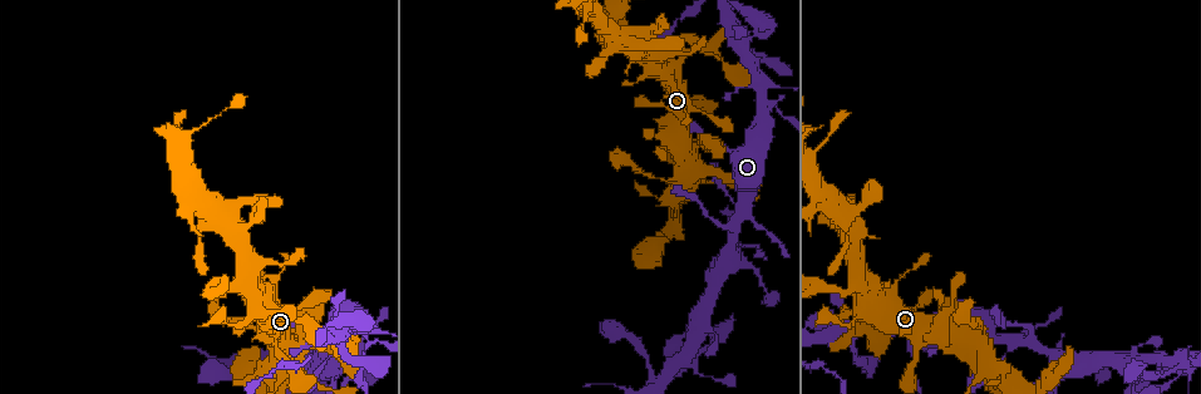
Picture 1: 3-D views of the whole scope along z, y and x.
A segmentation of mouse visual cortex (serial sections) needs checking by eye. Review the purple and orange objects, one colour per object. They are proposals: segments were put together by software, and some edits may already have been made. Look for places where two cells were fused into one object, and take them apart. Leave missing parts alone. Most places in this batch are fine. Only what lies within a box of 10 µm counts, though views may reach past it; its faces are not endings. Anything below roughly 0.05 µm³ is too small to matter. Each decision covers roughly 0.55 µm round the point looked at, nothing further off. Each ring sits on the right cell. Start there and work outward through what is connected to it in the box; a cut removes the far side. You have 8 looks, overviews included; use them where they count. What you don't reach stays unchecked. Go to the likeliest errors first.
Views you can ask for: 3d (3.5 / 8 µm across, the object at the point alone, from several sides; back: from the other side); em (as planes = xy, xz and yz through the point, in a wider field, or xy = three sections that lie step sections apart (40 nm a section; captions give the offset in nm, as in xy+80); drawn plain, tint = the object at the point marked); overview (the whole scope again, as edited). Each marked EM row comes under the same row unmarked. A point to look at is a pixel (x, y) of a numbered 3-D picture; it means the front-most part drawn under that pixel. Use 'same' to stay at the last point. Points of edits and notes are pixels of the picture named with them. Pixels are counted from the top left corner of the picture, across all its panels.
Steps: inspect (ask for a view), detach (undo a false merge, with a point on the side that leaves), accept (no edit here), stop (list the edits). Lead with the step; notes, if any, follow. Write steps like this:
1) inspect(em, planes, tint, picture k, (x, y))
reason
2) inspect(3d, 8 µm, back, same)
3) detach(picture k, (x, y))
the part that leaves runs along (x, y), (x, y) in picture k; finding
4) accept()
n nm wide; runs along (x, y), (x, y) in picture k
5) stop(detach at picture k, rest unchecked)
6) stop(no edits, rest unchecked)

inspect(3d, 3.5 µm, picture 1, (362, 368))
thin neck

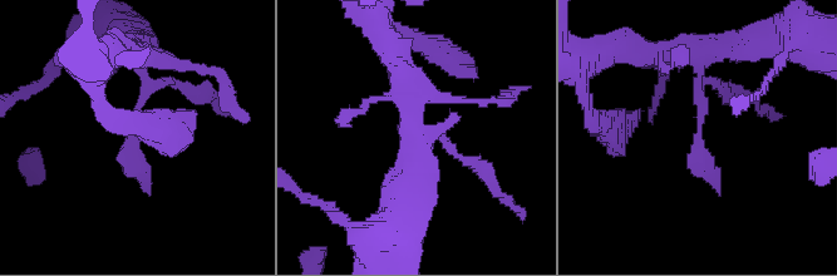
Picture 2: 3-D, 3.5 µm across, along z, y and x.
inspect(em, xy, step 1, tint, picture 2, (702, 129))
arms of 200, 200 nm

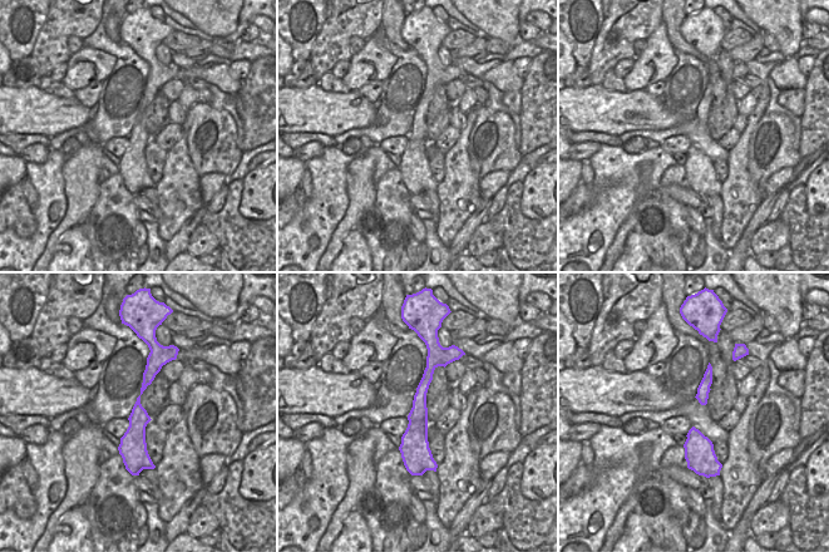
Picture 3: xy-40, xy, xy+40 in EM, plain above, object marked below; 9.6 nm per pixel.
accept()
240 nm wide; runs along (149, 360), (149, 374), (138, 398), (129, 467) in picture 3; all the same cell

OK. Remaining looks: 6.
inspect(3d, 3.5 µm, picture 1, (739, 222))

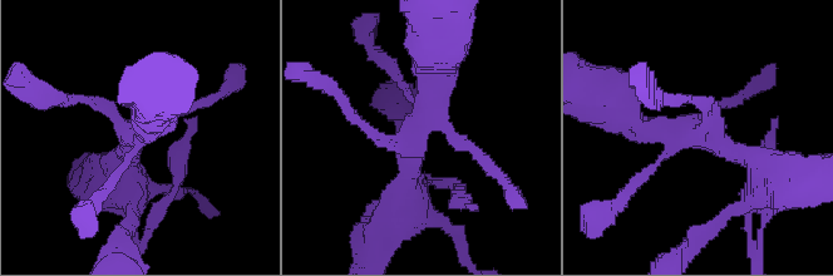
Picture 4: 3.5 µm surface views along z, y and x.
inspect(em, xy, step 3, tint, picture 4, (135, 137))
now the EM

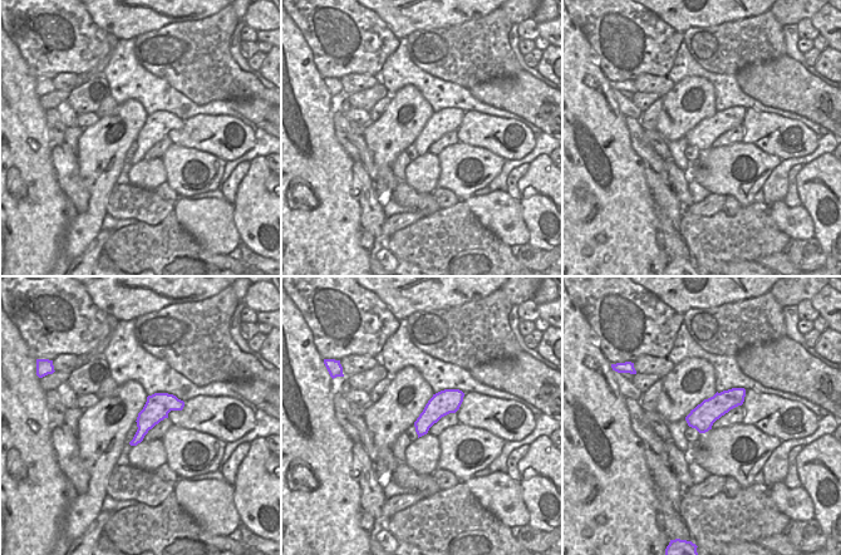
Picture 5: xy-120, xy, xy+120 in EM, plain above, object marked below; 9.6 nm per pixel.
accept()
runs along (626, 116), (768, 173) in picture 4; all the same cell

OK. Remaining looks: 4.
inspect(3d, 3.5 µm, picture 1, (860, 286))
branch point

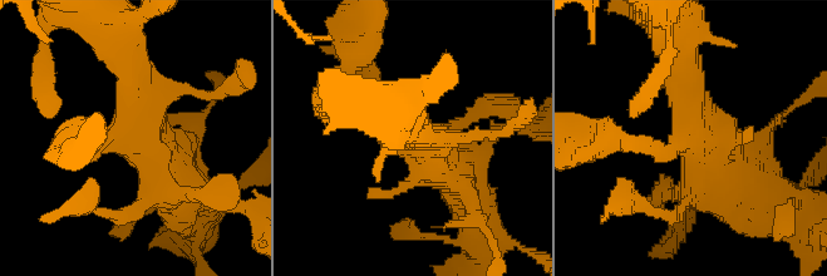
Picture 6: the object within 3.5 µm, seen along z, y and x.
inspect(em, xy, step 2, tint, picture 6, (122, 138))
shape alone is not enough

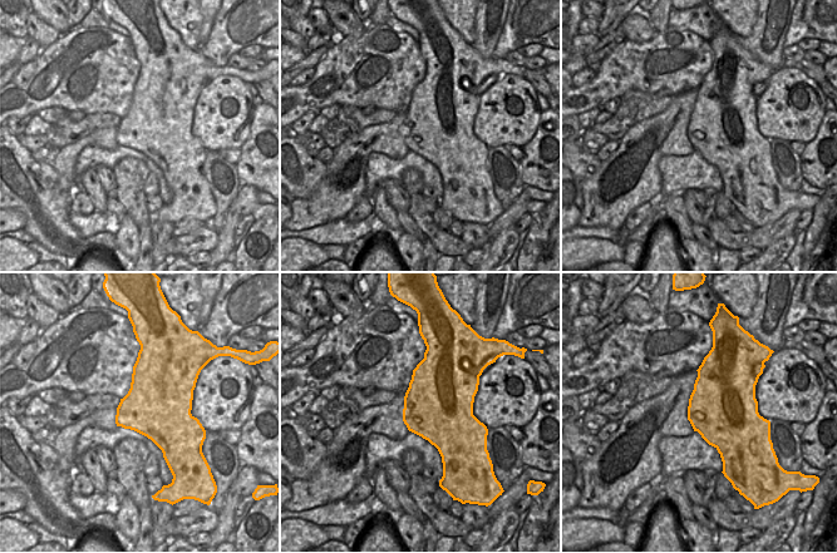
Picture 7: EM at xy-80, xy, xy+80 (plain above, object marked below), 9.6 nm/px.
accept()
650 nm wide; runs along (749, 188), (698, 138), (679, 57) in picture 6; all the same cell

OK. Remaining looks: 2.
stop(no edits, rest unchecked)

